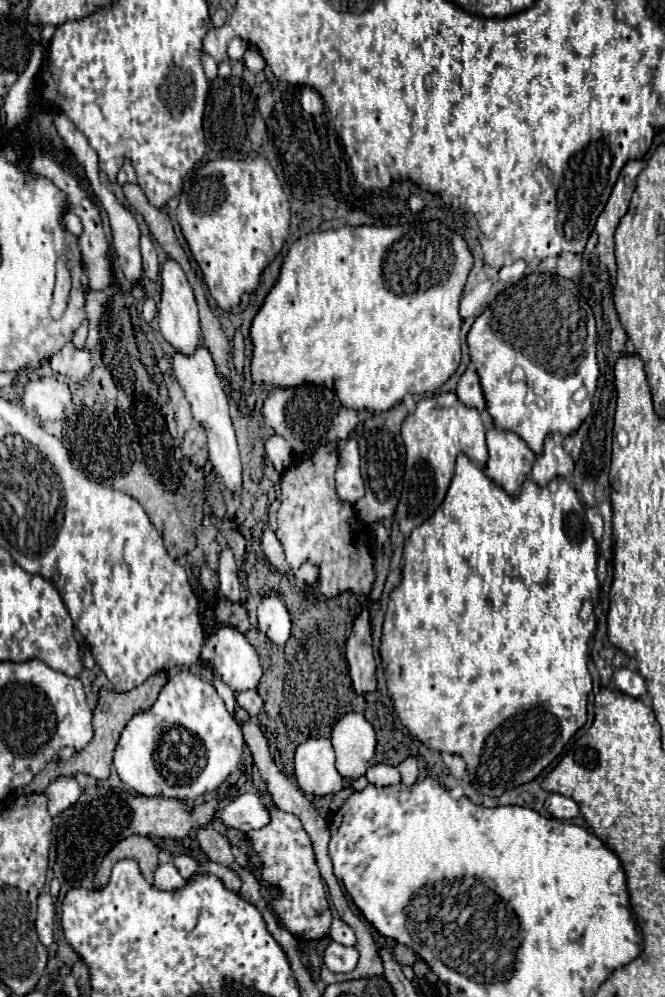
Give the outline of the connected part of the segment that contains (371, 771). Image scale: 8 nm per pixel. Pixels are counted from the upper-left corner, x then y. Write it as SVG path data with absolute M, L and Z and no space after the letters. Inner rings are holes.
M376 764L376 766L368 768L366 778L374 786L390 786L390 784L400 782L400 772L394 766L388 766L388 764Z

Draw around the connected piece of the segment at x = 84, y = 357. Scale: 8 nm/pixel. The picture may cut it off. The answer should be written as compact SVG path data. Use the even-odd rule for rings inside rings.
M68 340L62 346L62 350L58 350L52 356L50 366L52 366L54 372L64 374L66 378L70 378L78 386L82 386L84 378L88 378L90 372L92 372L92 354L90 354L90 350L86 346L84 348L76 348L72 344L72 340Z

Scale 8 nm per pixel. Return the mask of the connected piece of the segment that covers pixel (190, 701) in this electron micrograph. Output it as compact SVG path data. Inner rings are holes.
M176 672L168 678L158 700L144 712L132 716L132 720L122 730L122 736L114 748L114 768L120 780L138 794L144 796L170 796L182 800L194 800L206 792L216 790L242 762L244 736L234 718L228 714L222 698L214 686L192 672Z

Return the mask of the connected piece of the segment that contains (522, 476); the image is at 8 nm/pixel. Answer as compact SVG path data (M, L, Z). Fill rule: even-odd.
M494 426L488 428L486 442L490 458L484 466L484 474L510 496L518 496L522 482L530 476L536 454L518 434L502 432Z

